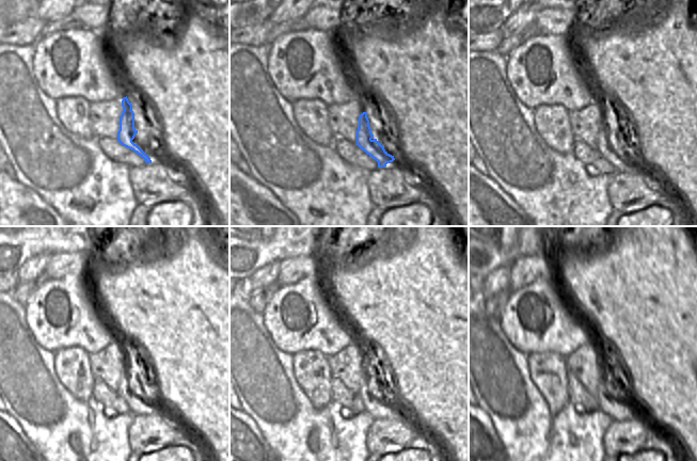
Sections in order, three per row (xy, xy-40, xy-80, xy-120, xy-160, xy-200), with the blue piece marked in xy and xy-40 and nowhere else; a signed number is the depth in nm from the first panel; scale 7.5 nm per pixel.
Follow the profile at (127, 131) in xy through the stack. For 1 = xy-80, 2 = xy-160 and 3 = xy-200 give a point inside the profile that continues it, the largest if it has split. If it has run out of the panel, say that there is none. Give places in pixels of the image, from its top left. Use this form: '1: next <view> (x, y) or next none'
1: next xy-80 (605, 147)
2: next xy-160 (375, 406)
3: next xy-200 (619, 411)

